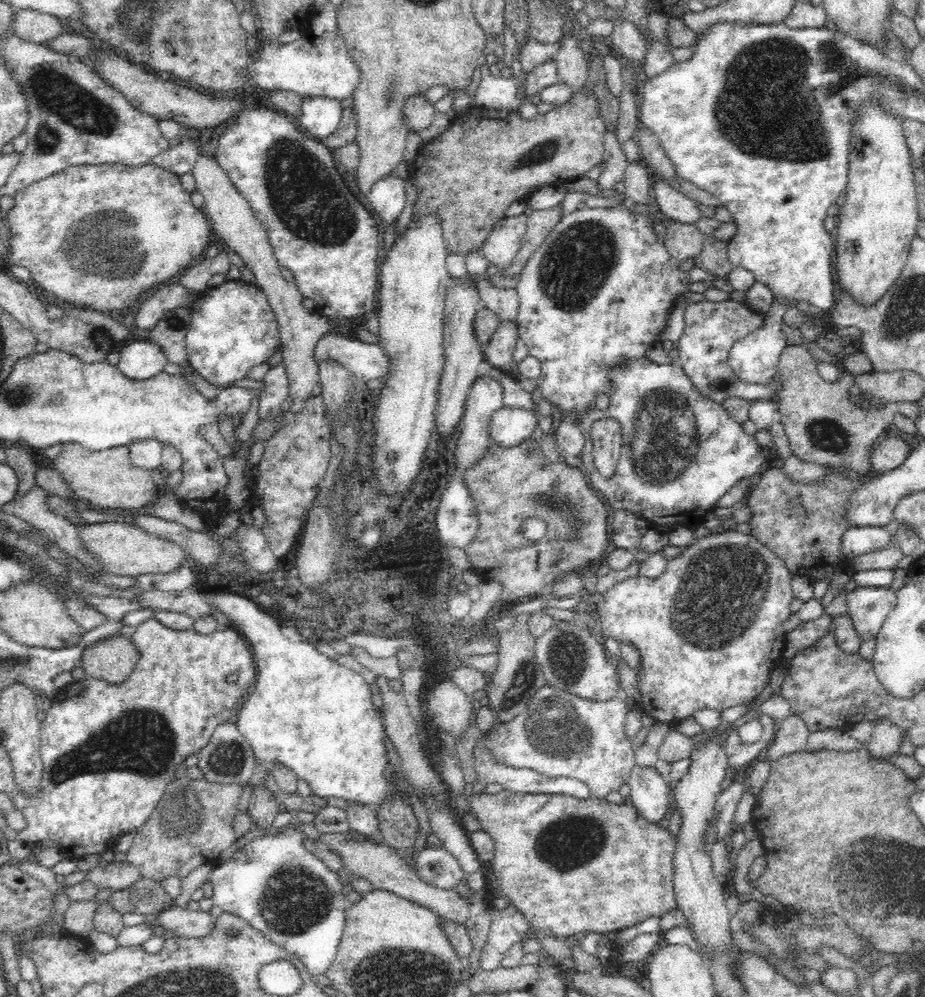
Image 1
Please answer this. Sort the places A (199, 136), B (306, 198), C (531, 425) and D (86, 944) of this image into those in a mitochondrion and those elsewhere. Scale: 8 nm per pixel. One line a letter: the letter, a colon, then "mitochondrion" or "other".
A: other
B: mitochondrion
C: other
D: other

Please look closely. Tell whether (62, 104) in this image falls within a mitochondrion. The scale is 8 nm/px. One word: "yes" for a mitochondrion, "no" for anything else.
yes

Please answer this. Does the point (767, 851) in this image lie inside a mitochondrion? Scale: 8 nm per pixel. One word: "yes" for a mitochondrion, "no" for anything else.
no

